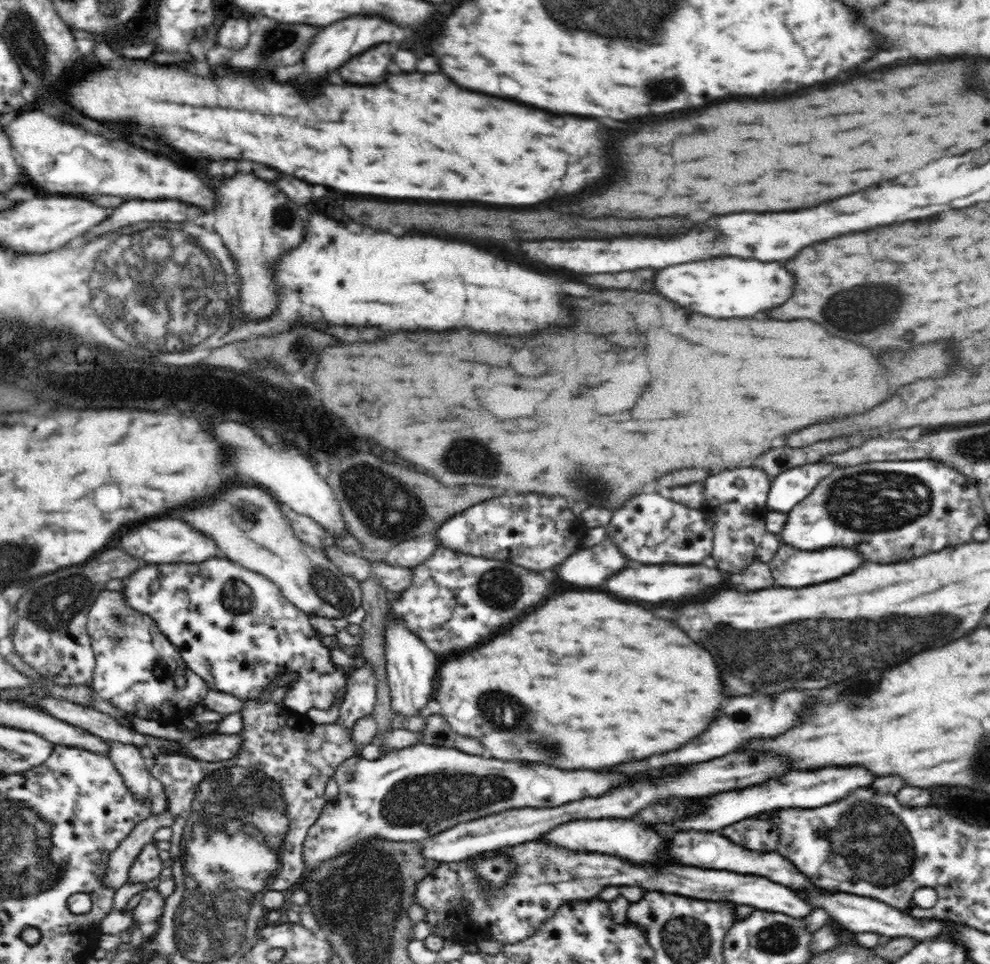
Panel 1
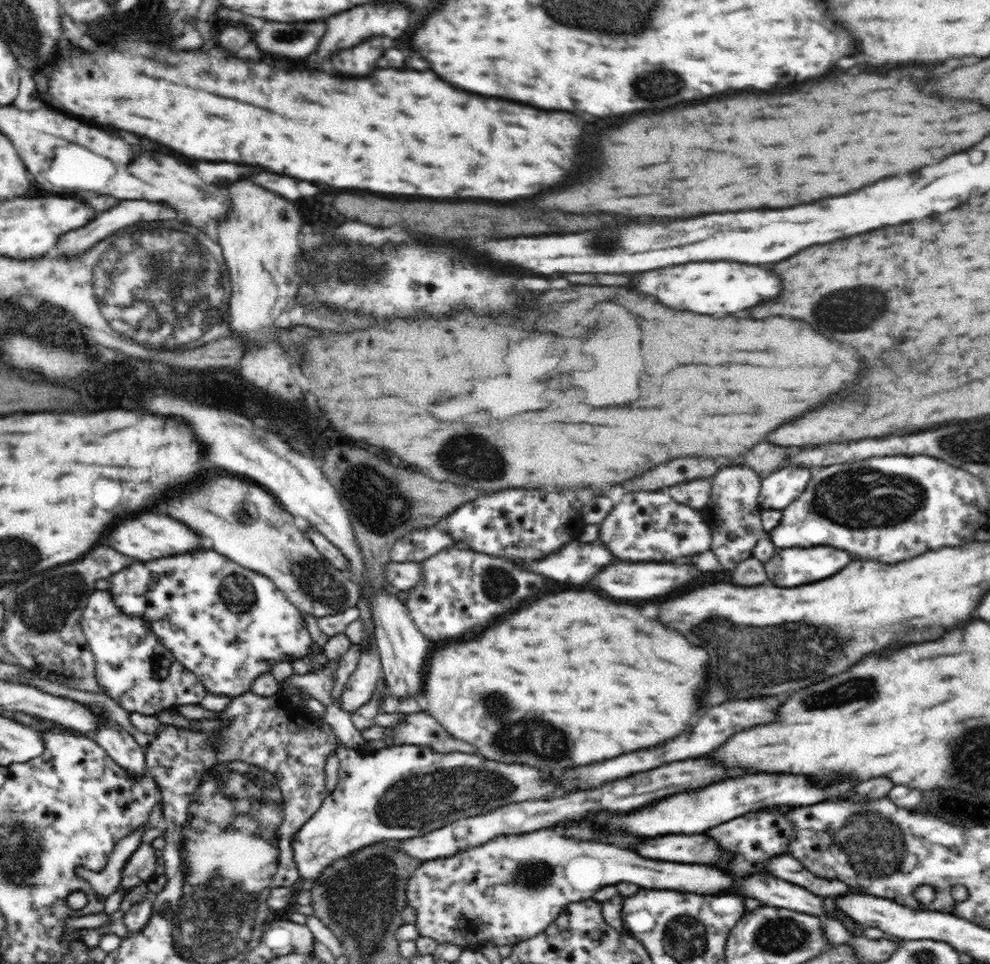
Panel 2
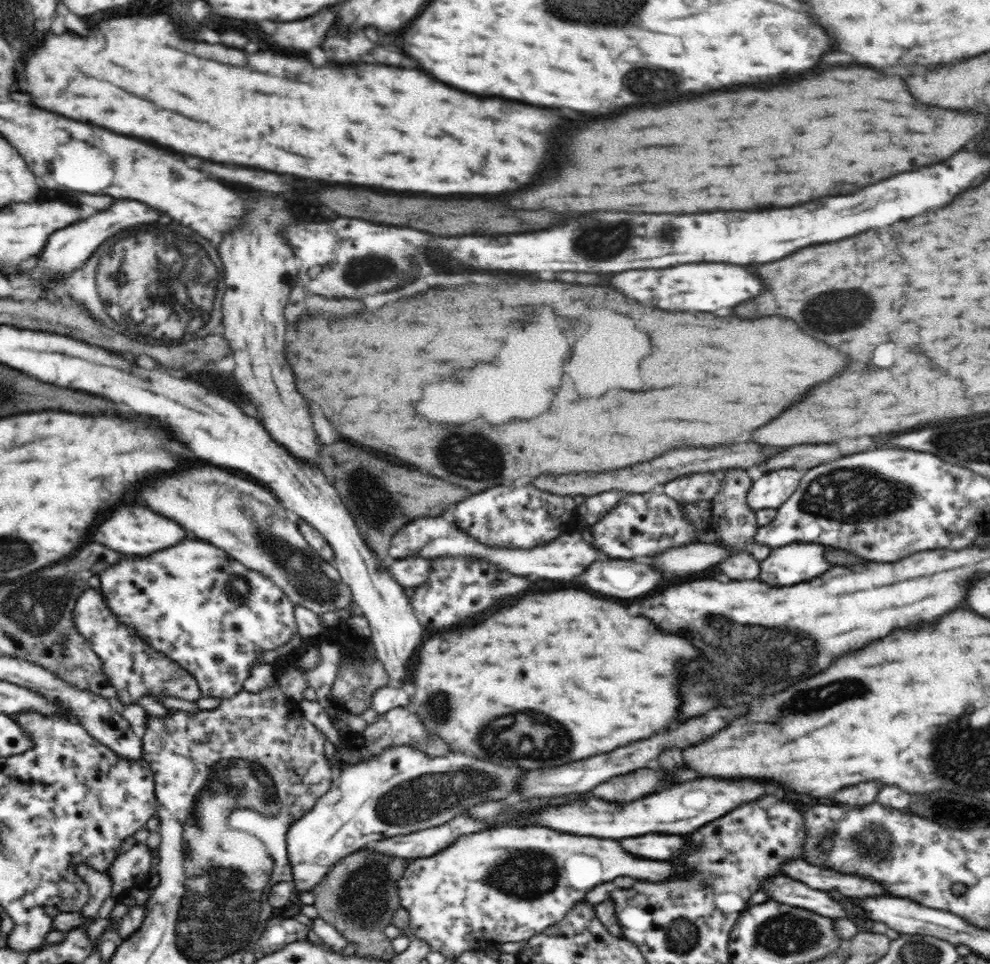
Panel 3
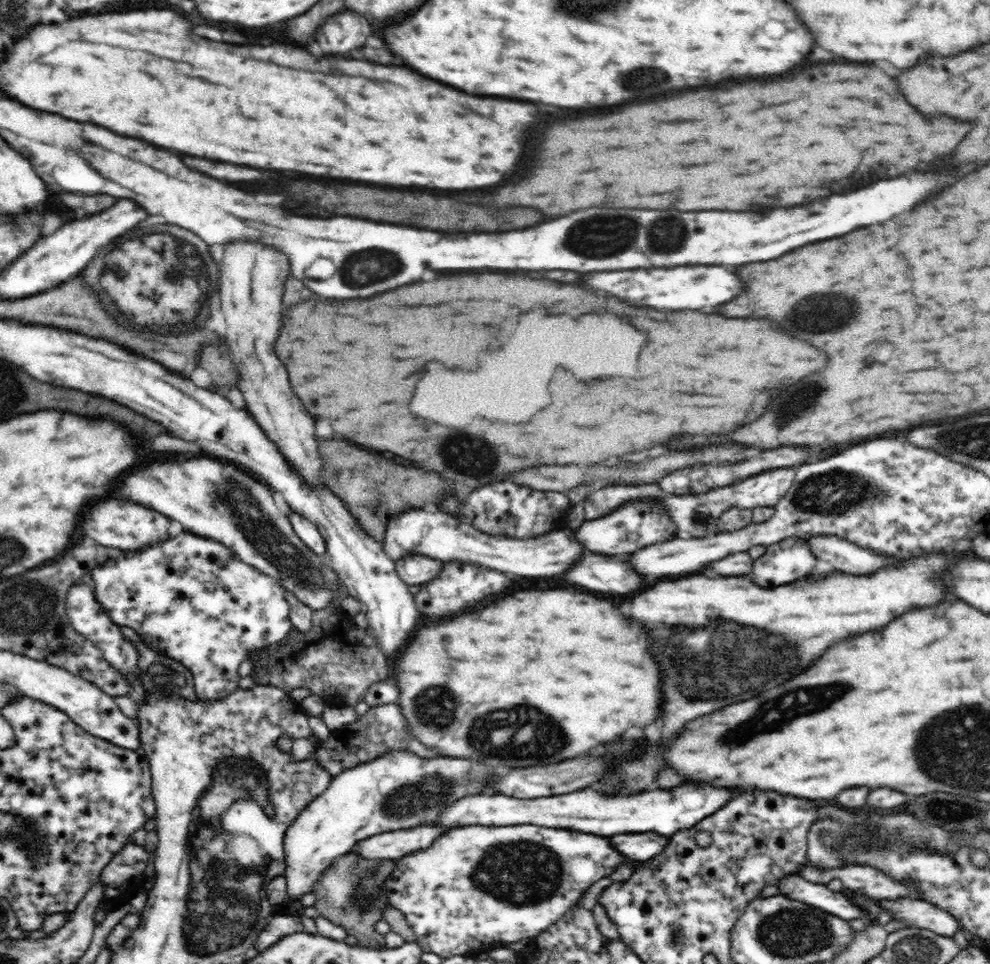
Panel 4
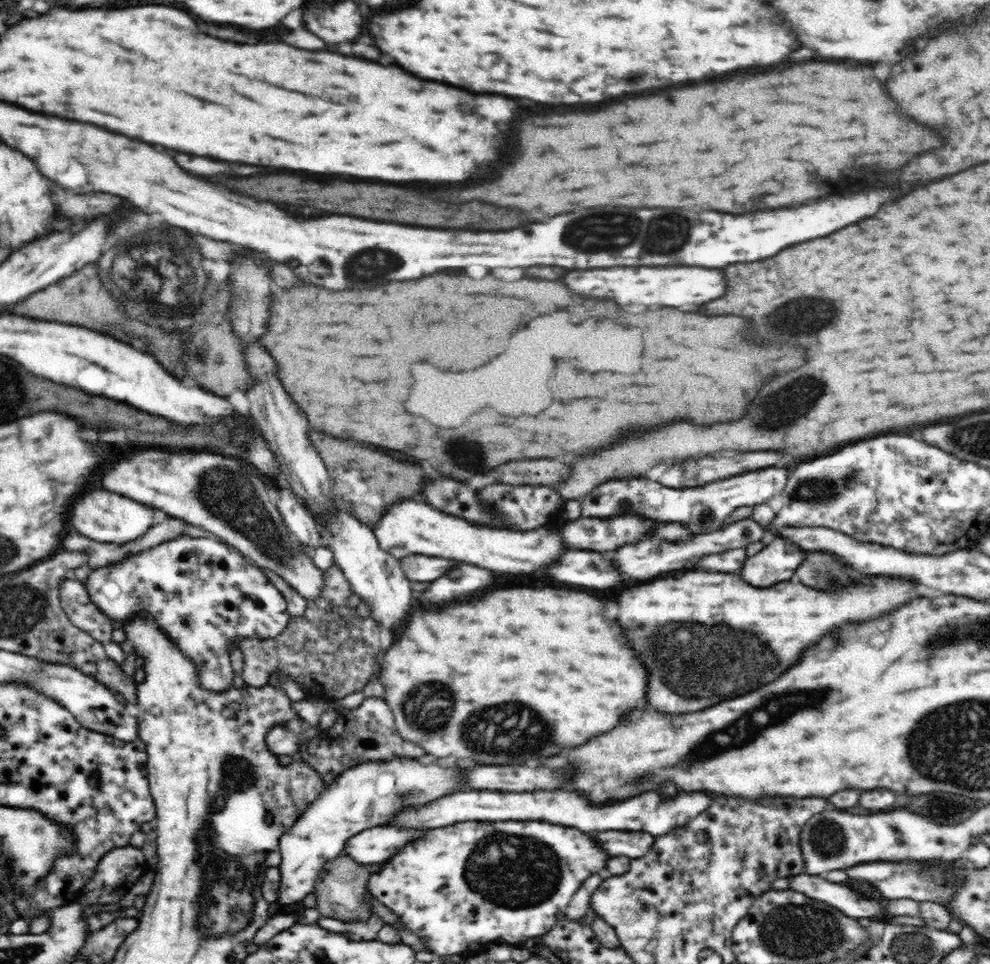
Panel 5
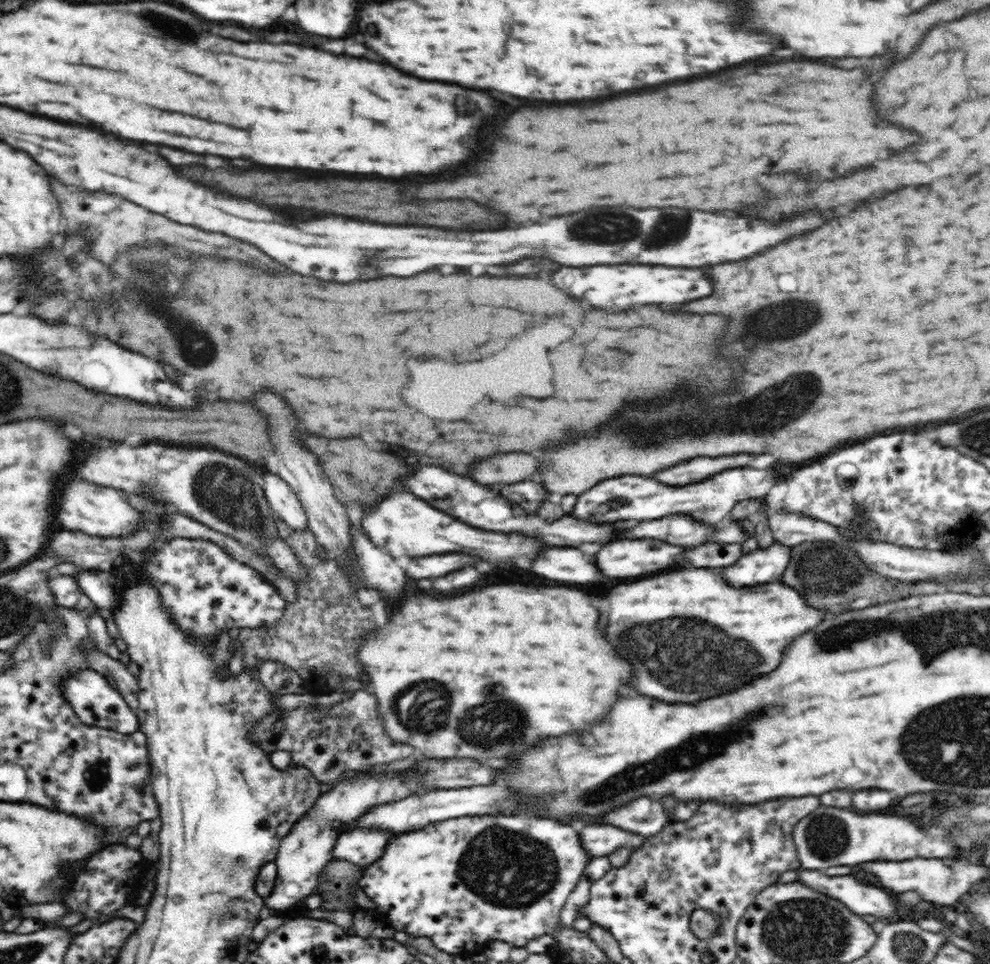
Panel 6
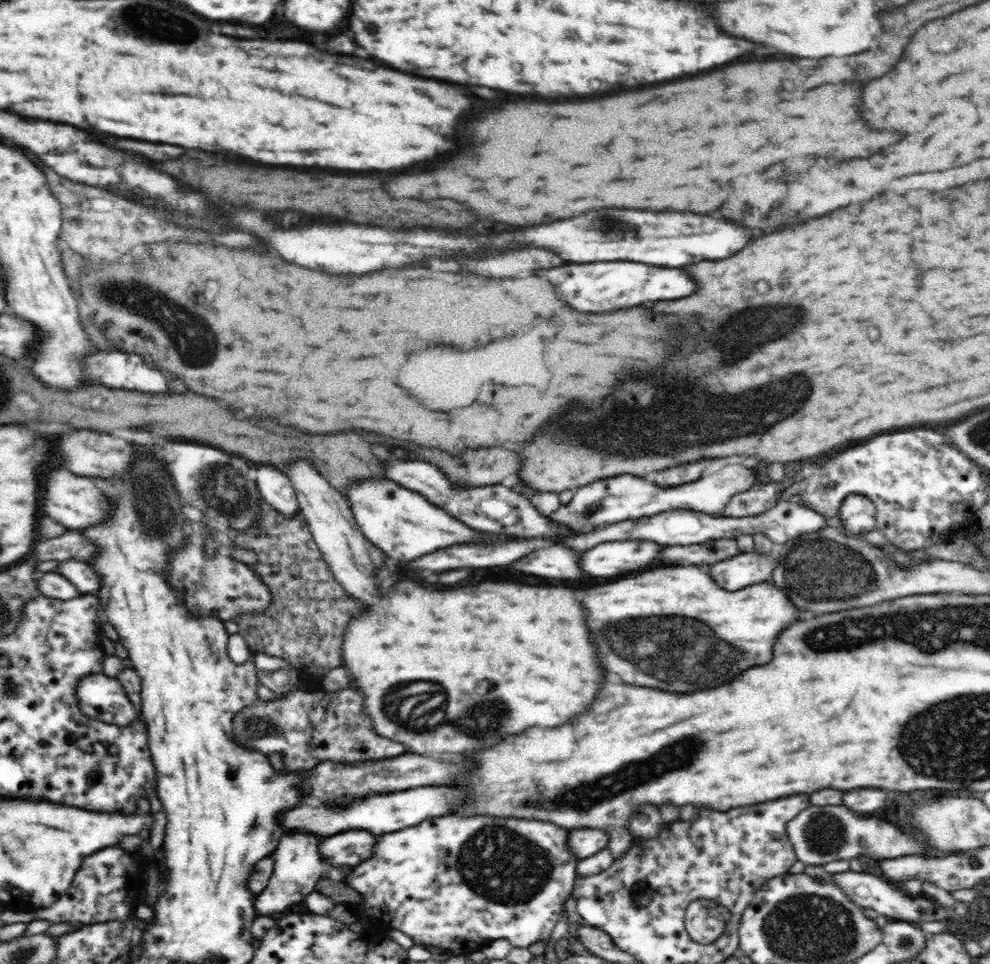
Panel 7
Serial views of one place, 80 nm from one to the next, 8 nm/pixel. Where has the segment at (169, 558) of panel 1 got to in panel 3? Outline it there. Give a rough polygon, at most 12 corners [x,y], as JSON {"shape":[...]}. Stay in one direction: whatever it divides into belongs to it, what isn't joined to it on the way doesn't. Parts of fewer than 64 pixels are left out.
{"shape":[[140,506],[98,522],[96,542],[128,556],[176,546],[180,524]]}

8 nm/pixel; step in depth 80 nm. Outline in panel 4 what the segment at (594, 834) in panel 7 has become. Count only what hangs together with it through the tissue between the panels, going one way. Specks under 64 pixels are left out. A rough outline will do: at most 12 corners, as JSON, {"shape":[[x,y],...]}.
{"shape":[[654,832],[616,834],[608,839],[638,863],[662,854],[670,837]]}

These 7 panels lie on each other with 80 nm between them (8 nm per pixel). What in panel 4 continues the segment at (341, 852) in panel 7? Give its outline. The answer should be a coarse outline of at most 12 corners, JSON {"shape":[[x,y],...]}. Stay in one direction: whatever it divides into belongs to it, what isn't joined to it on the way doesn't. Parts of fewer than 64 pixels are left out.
{"shape":[[422,825],[360,840],[352,852],[396,861],[426,850],[452,827]]}

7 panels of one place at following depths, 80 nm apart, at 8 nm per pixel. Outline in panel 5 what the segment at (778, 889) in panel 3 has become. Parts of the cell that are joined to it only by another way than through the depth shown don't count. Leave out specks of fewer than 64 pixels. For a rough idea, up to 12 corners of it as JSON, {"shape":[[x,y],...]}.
{"shape":[[800,873],[789,888],[829,904],[850,918],[881,919],[878,900],[846,883]]}

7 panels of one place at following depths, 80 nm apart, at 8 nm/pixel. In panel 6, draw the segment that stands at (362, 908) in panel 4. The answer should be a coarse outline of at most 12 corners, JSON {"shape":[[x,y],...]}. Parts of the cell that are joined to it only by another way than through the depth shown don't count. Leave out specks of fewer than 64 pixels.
{"shape":[[333,859],[319,876],[323,910],[355,913],[362,869]]}

